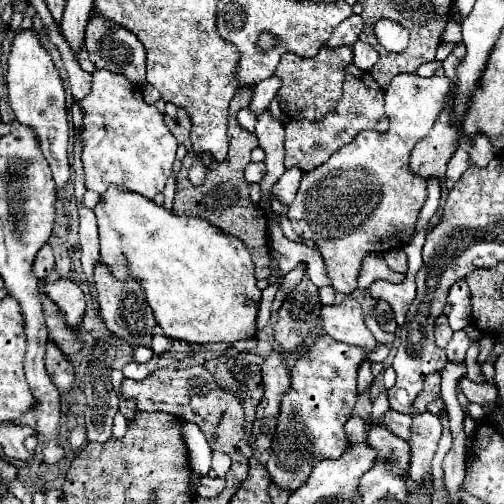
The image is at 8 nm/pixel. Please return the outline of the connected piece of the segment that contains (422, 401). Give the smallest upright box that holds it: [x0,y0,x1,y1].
[413,373,441,412]

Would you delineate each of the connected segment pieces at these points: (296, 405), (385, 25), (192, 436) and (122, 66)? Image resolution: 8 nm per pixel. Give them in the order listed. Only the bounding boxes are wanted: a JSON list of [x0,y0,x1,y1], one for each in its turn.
[[265,334,363,492],[373,18,409,52],[183,422,211,476],[85,14,147,84]]

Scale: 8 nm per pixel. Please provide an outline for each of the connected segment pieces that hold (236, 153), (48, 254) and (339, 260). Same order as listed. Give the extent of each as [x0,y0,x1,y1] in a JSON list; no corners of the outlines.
[[165,88,269,278],[33,244,55,278],[287,74,451,290]]

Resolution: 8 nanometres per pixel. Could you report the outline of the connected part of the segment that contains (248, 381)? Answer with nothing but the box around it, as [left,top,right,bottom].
[205,352,263,426]

